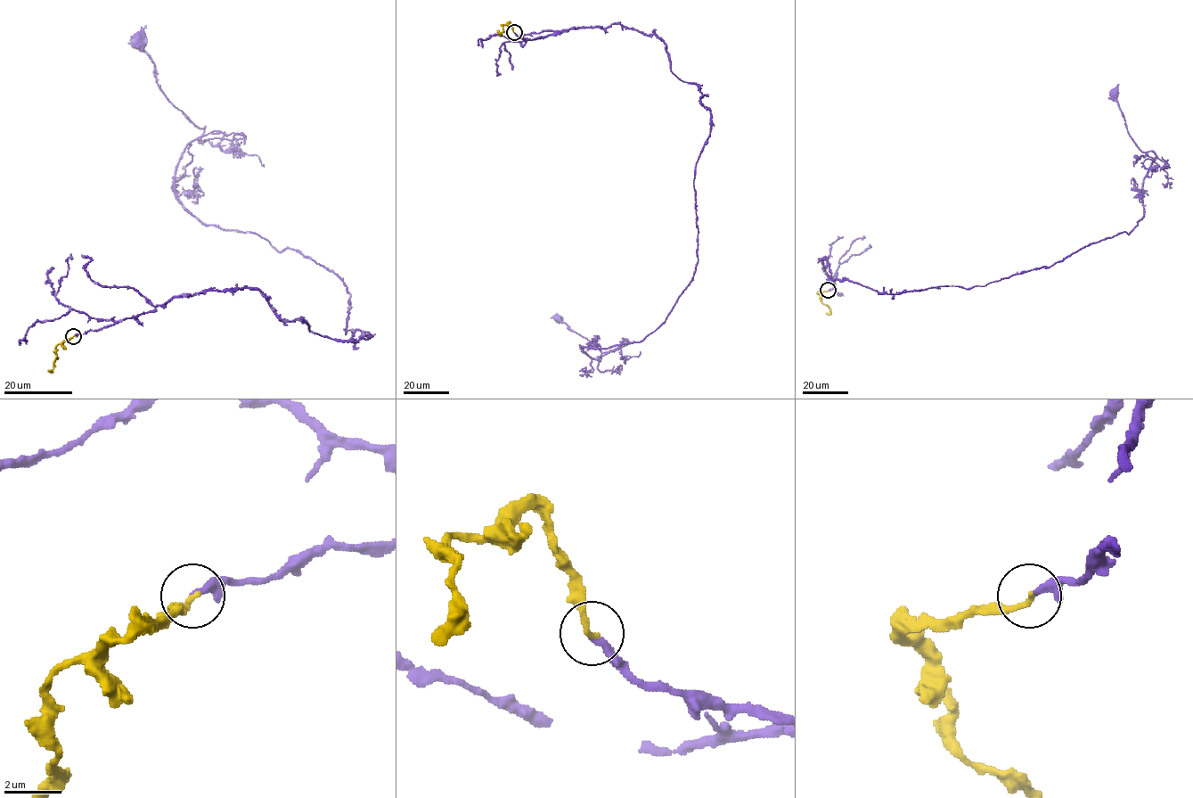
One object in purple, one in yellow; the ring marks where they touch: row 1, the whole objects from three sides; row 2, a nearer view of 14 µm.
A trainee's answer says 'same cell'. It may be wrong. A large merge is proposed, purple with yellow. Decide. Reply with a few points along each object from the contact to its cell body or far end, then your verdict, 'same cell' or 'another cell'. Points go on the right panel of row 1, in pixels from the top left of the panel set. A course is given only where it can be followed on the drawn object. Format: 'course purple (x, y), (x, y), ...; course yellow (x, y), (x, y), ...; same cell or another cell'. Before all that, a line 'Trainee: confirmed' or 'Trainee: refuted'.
Trainee: confirmed
course purple (828, 291), (823, 259), (830, 280), (878, 292), (970, 289), (1129, 234), (1155, 154), (1113, 94); course yellow (828, 291), (818, 292), (829, 307), (829, 313), (826, 313); same cell

